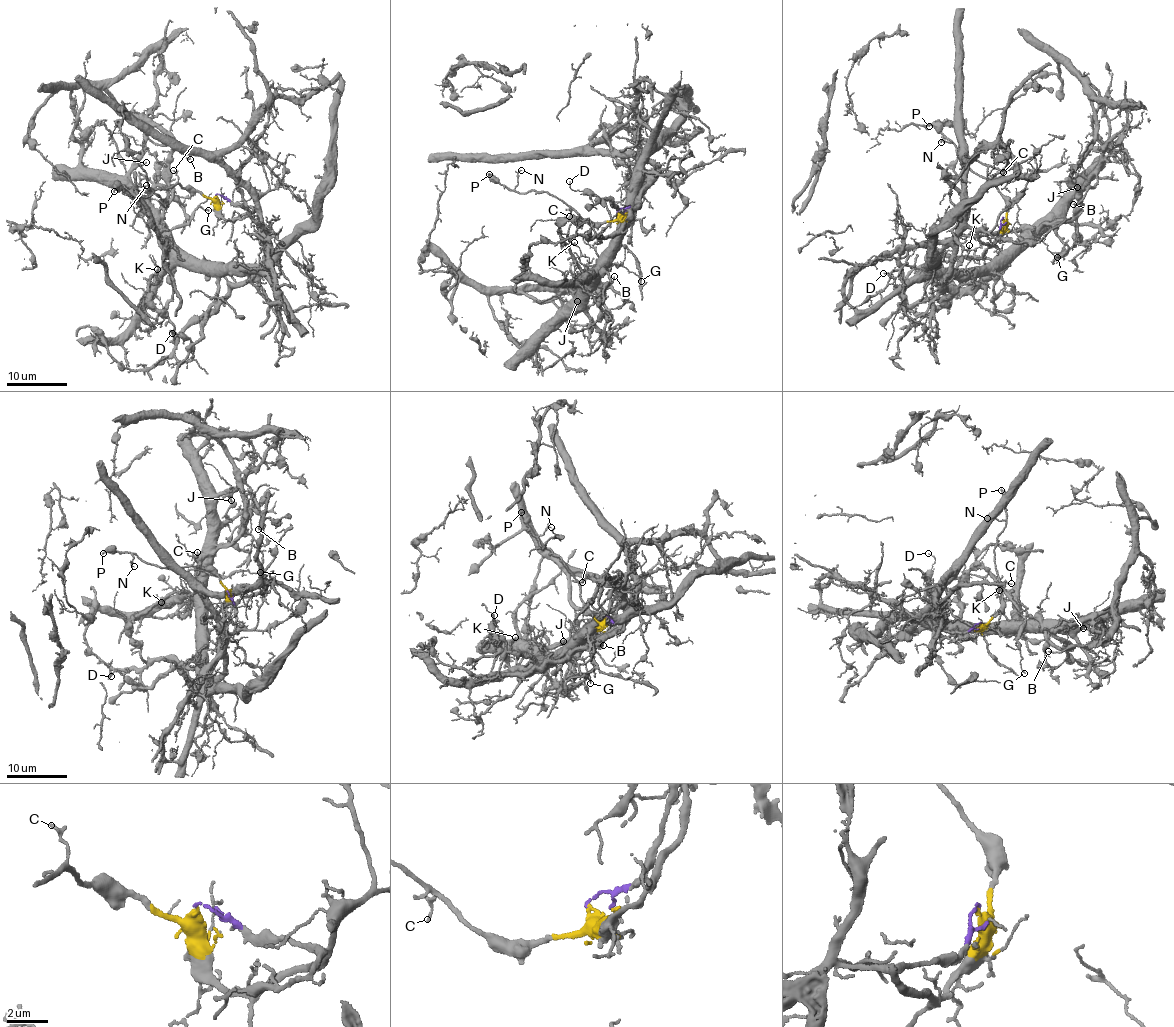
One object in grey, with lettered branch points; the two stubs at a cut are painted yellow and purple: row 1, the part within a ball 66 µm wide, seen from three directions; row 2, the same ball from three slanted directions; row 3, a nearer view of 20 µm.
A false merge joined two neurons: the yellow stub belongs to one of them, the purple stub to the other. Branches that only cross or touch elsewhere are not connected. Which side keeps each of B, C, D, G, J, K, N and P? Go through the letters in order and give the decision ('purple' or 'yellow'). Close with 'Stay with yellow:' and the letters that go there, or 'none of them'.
B: purple
C: yellow
D: purple
G: purple
J: purple
K: purple
N: yellow
P: yellow
Stay with yellow: C, N, P

